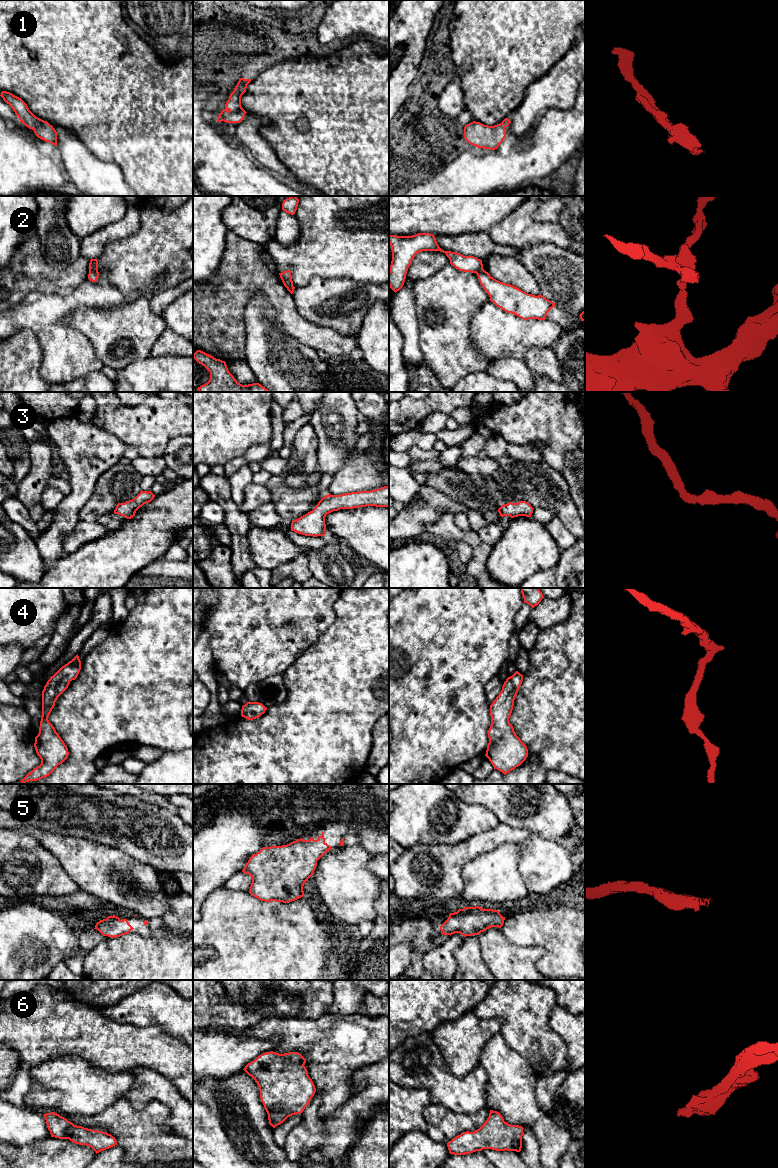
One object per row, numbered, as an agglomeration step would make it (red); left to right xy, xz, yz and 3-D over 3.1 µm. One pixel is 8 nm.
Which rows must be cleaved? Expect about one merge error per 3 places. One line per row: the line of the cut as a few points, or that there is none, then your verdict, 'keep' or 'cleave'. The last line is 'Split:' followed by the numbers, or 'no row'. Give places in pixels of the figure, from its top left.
1: no cut | keep
2: xy (97, 269), (89, 272) | cleave
3: no cut | keep
4: no cut | keep
5: no cut | keep
6: no cut | keep
Split: 2

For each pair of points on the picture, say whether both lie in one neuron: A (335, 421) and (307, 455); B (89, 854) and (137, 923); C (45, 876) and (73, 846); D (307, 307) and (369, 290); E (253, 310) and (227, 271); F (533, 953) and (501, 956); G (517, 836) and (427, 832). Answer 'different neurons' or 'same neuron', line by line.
A: different neurons
B: different neurons
C: different neurons
D: same neuron
E: different neurons
F: same neuron
G: different neurons

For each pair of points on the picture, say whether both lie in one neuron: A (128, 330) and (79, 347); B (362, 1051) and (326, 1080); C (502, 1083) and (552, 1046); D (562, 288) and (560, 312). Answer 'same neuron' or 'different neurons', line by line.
A: different neurons
B: same neuron
C: different neurons
D: same neuron

